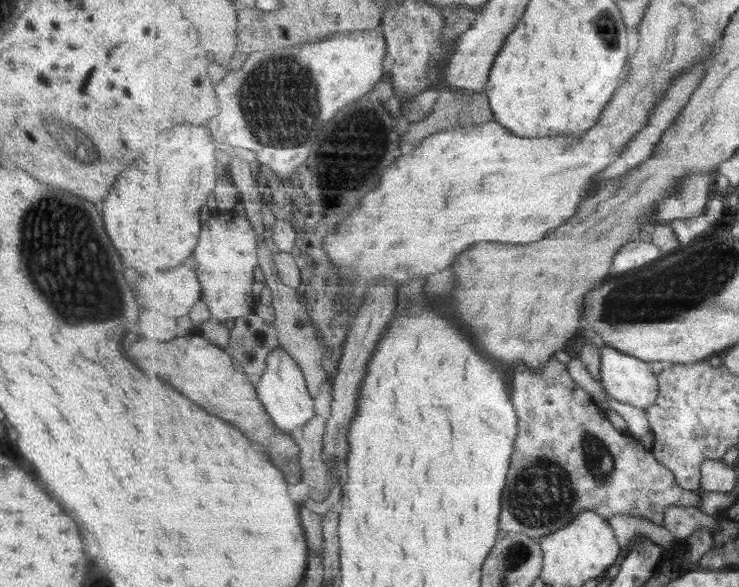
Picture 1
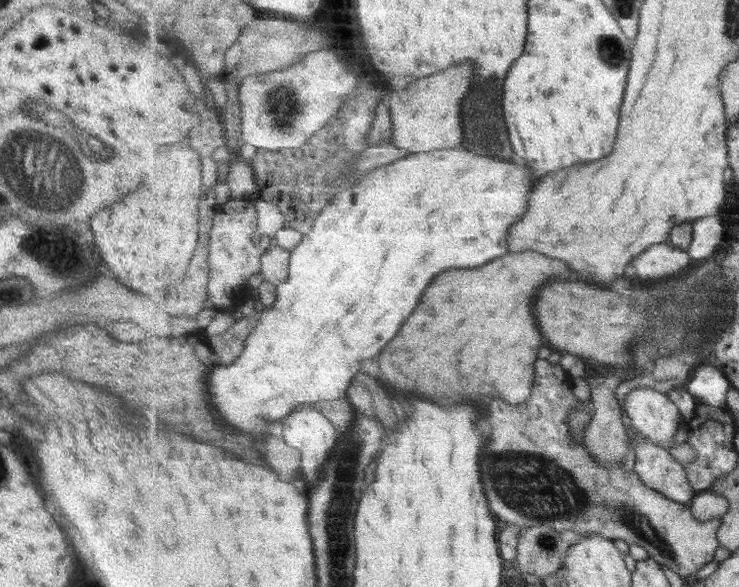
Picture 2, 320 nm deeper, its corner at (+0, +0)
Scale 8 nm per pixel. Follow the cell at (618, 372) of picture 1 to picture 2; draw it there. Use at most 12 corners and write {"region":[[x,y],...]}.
{"region":[[636,388],[624,410],[657,446],[674,448],[686,426],[666,393]]}

